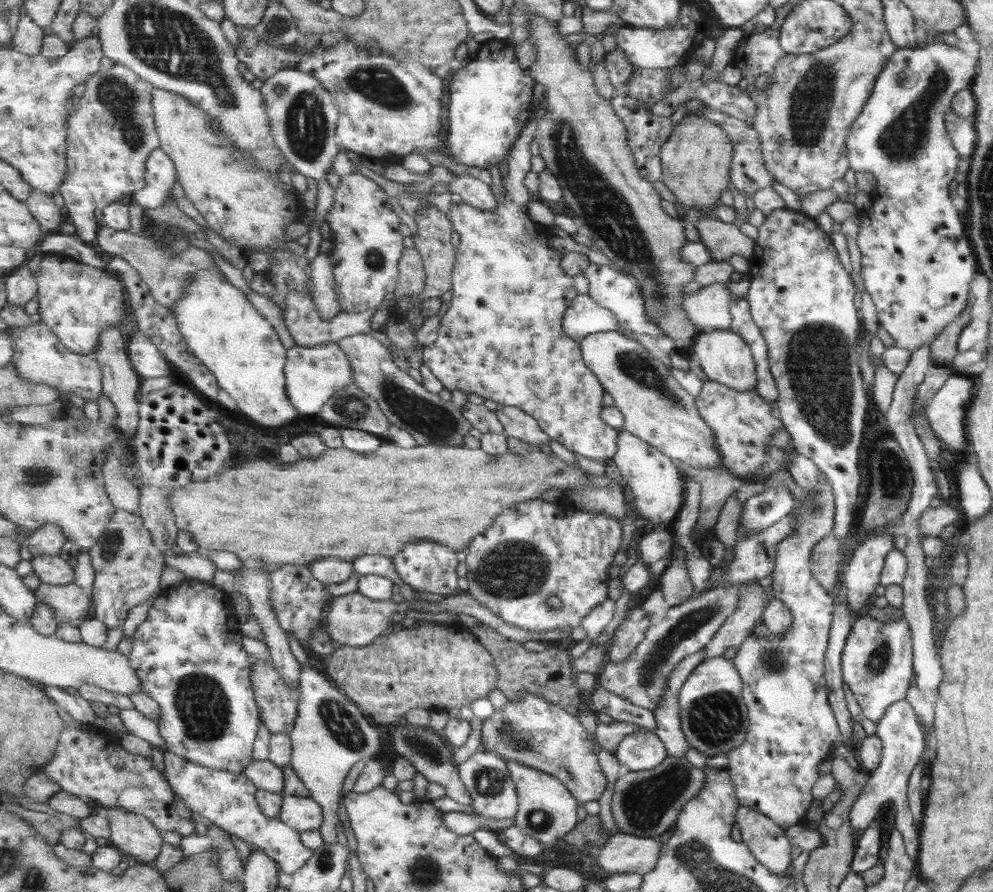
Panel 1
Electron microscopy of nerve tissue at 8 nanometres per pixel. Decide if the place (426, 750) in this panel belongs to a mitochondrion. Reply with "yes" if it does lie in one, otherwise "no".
yes

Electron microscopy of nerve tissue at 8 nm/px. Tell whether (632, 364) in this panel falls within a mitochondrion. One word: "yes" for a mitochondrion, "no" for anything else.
yes

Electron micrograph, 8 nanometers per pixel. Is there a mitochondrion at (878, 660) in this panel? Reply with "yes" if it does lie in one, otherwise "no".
yes

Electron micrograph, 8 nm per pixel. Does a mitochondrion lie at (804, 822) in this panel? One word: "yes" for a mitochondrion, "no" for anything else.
no

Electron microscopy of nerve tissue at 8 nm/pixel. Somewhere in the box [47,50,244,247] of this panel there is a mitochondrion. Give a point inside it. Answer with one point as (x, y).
(118, 97)

